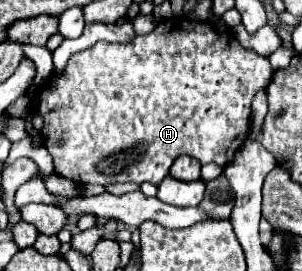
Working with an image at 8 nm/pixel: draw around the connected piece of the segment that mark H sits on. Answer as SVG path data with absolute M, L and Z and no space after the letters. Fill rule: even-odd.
M173 16L173 18L159 22L155 26L155 30L149 32L147 36L135 36L131 42L125 42L125 44L99 42L93 48L71 54L67 66L59 72L53 72L49 82L39 88L39 94L35 96L29 110L33 114L41 114L41 118L43 118L41 136L43 136L45 148L53 156L53 168L55 168L57 176L69 178L77 184L107 186L107 184L117 184L117 182L137 182L137 184L151 182L157 186L169 174L169 168L175 162L175 158L179 158L183 154L197 158L201 164L215 162L219 166L227 166L227 162L231 162L231 154L235 154L235 150L239 150L239 146L245 142L245 136L249 134L249 116L251 116L253 96L269 84L271 76L273 76L273 68L271 68L269 60L261 58L253 50L243 48L231 30L217 34L213 24L201 24L201 22L189 20L185 16Z

